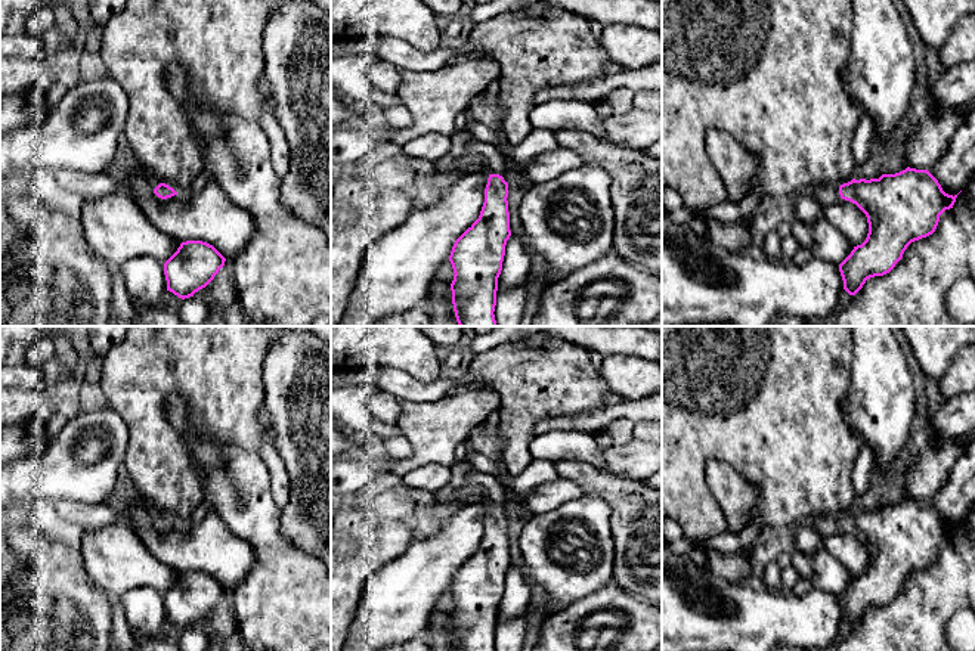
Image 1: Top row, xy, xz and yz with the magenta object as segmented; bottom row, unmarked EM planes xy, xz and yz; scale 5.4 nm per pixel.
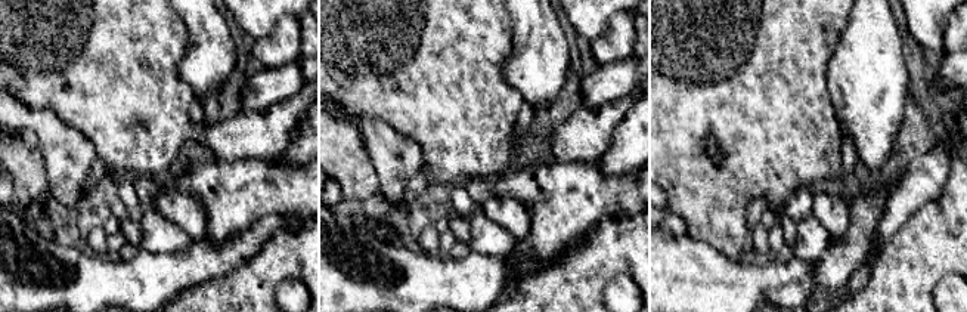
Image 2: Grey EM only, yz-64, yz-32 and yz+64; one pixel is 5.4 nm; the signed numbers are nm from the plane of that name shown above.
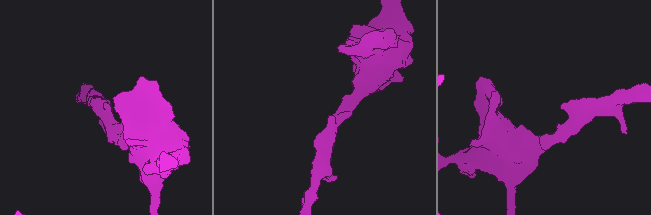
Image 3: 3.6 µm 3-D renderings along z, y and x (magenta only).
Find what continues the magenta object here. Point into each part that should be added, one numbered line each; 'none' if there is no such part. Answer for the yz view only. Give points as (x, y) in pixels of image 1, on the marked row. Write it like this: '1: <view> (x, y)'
1: yz (825, 195)

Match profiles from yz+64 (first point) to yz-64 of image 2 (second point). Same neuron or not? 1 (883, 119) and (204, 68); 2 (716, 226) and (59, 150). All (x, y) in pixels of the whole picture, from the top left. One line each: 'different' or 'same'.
1: same
2: different

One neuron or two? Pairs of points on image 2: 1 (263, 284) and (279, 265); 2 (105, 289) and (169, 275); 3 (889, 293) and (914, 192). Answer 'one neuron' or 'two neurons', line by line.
1: one neuron
2: one neuron
3: two neurons

